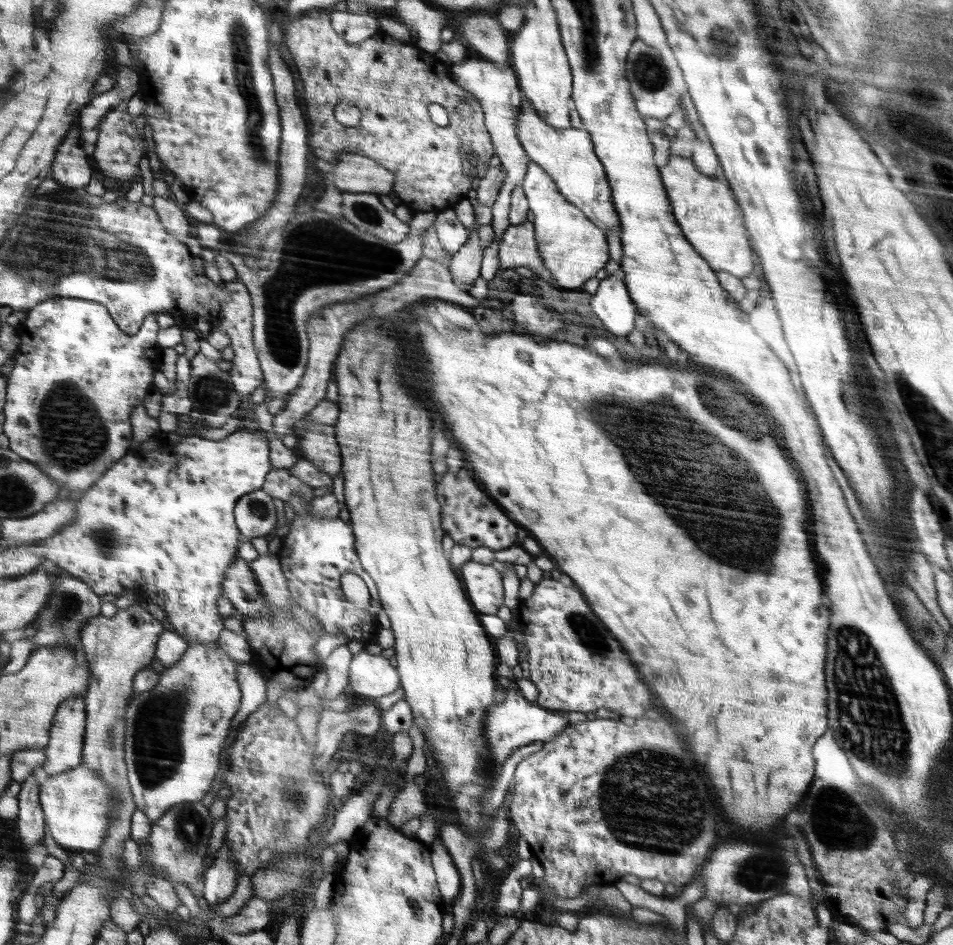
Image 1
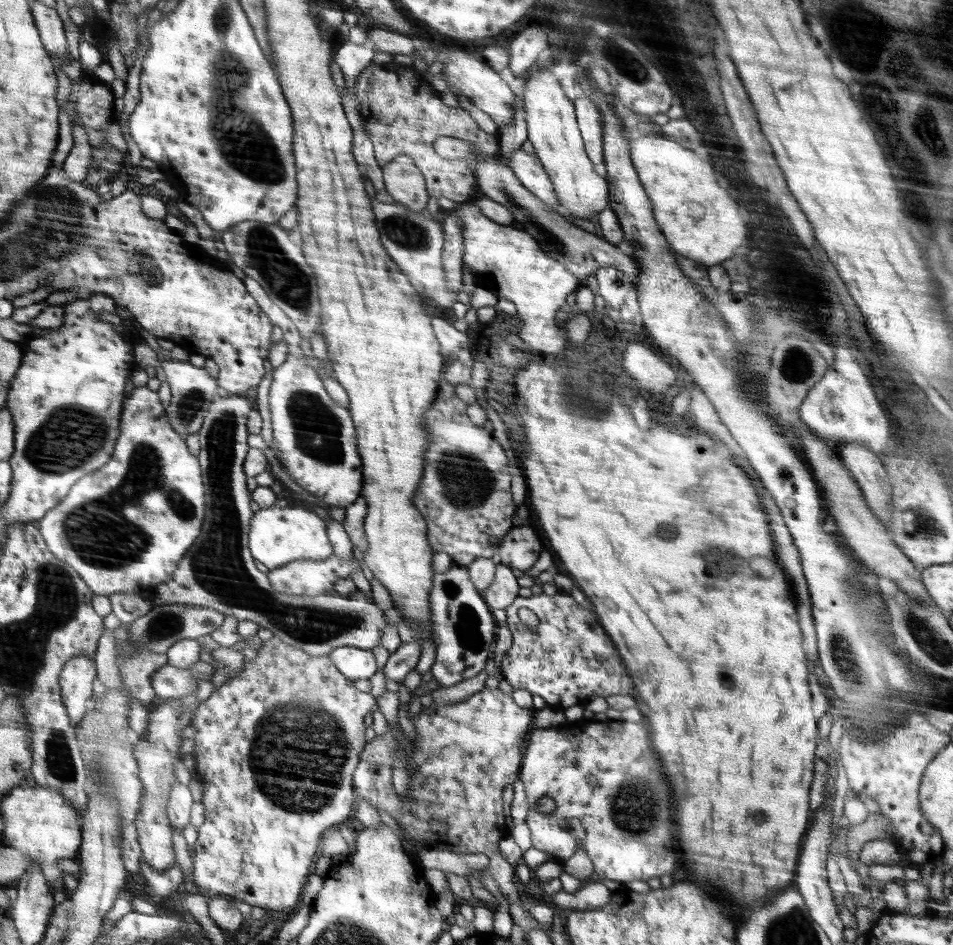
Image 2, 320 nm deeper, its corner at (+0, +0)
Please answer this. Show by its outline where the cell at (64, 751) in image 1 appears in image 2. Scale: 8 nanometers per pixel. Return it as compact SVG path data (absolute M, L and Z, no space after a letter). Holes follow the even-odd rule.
M74 656L70 664L66 664L66 672L62 672L61 695L66 696L66 704L70 704L70 716L74 716L74 728L86 714L88 702L97 677L96 664L88 656Z

